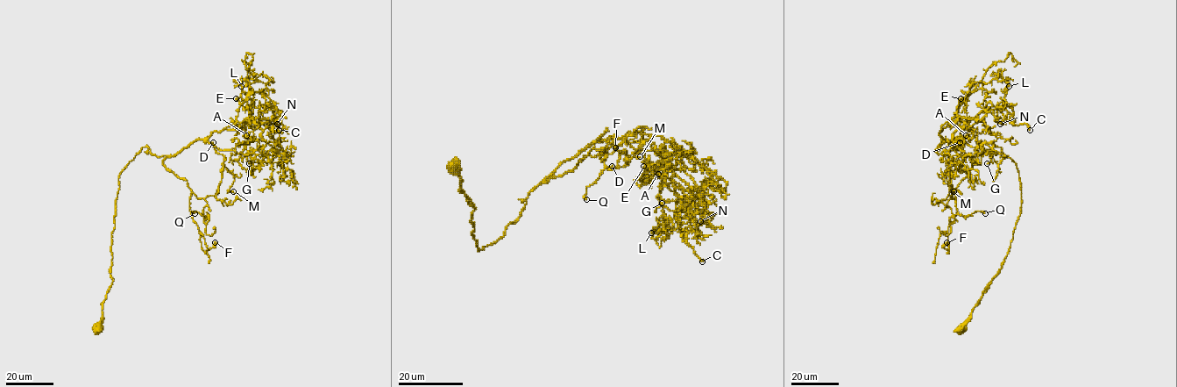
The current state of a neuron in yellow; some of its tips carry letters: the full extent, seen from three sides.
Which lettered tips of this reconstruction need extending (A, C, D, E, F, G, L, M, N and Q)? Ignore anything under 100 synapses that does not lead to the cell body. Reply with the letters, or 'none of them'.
none of them

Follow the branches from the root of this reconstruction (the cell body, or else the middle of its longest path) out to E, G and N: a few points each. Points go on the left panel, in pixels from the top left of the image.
E: (96, 328), (112, 283), (120, 172), (142, 147), (158, 156), (174, 154), (234, 125), (236, 98)
G: (96, 328), (119, 175), (140, 149), (280, 146), (249, 163)
N: (96, 328), (112, 283), (111, 232), (127, 164), (142, 147), (174, 154), (267, 107), (277, 124)

